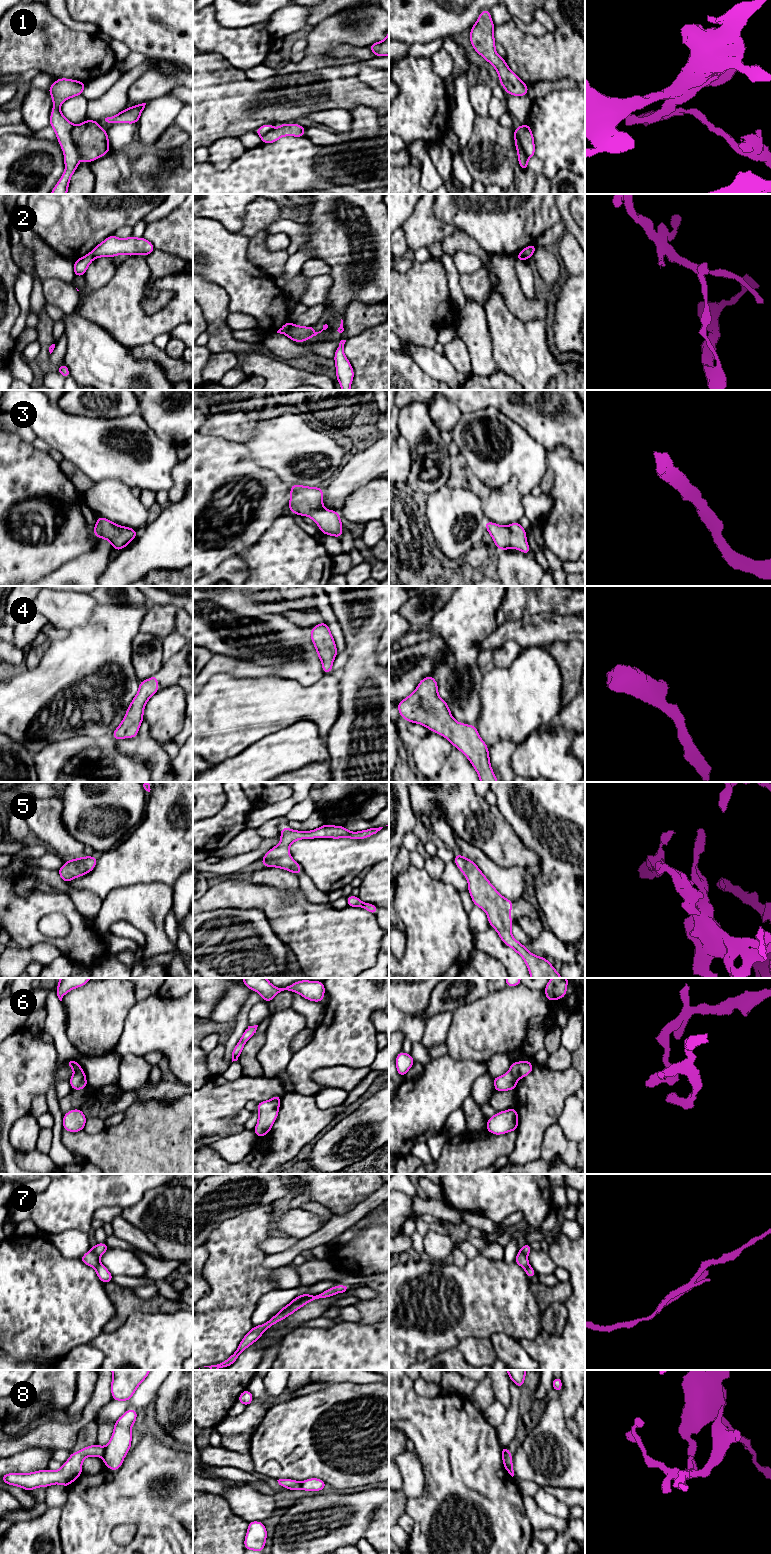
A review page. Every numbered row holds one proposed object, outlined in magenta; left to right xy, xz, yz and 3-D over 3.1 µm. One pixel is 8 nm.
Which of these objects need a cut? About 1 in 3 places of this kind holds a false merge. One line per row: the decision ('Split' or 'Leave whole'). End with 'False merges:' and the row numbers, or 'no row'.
1: Split
2: Split
3: Leave whole
4: Leave whole
5: Leave whole
6: Split
7: Leave whole
8: Split
False merges: 1, 2, 6, 8

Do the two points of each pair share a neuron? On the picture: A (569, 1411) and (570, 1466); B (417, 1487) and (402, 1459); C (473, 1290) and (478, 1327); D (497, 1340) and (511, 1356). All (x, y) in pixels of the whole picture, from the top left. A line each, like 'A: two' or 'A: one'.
A: two
B: one
C: one
D: one

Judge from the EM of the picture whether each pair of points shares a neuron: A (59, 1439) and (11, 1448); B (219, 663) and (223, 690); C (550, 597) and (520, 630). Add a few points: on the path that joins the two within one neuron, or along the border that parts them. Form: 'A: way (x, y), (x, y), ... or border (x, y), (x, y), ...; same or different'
A: way (47, 1439), (30, 1439), (23, 1442); same
B: border (244, 677), (217, 673), (203, 686); different
C: way (544, 605), (528, 623); same

